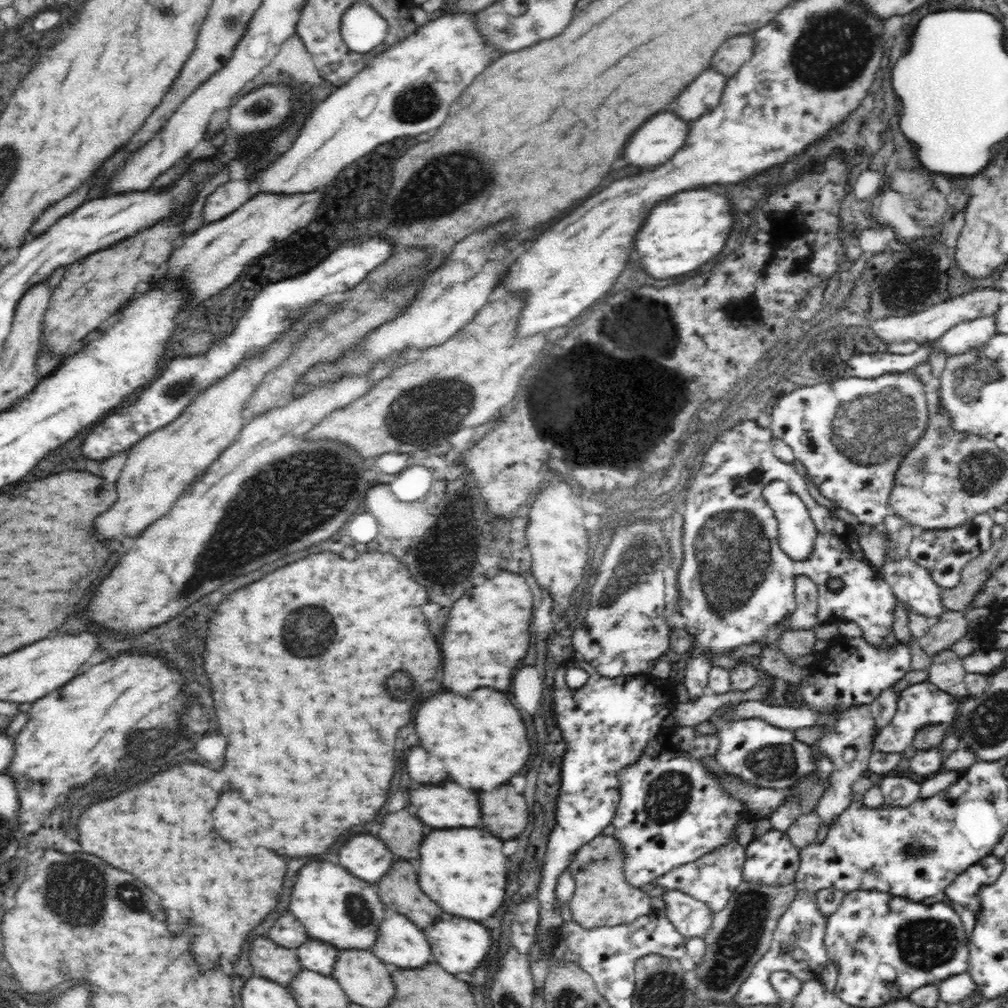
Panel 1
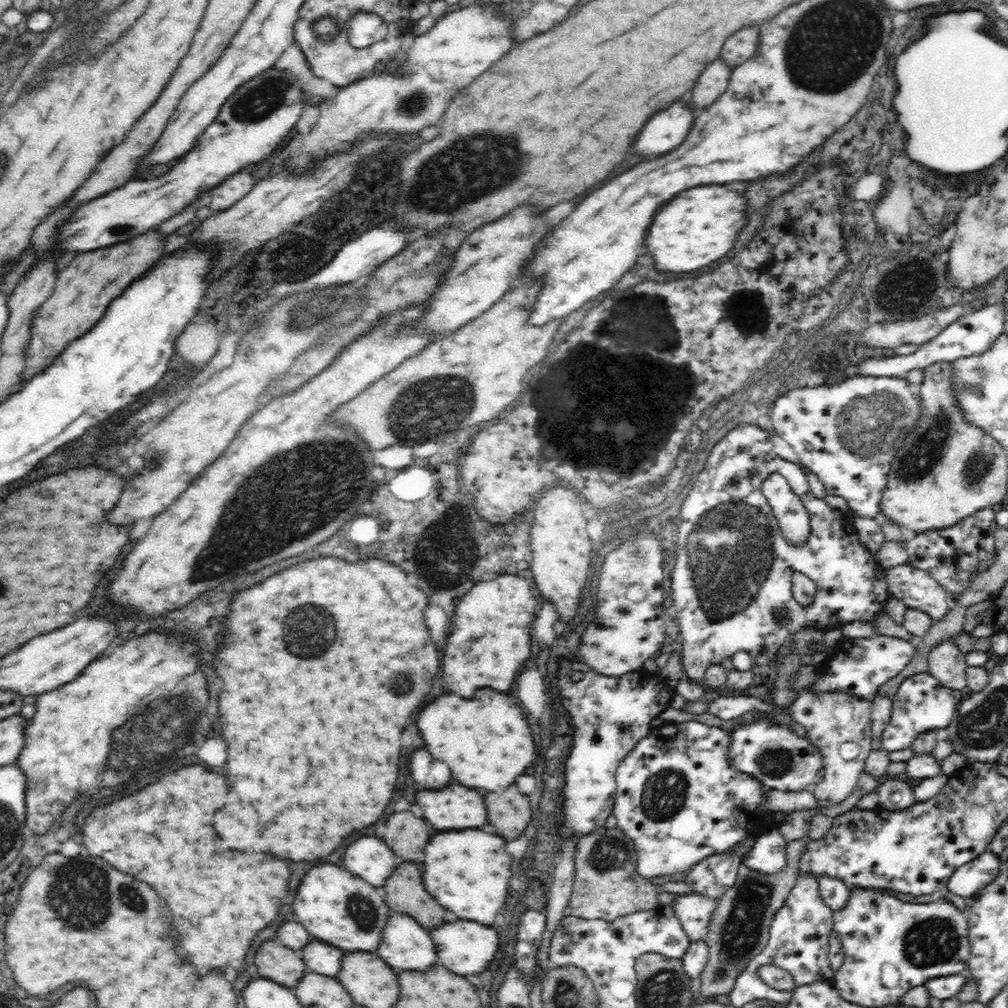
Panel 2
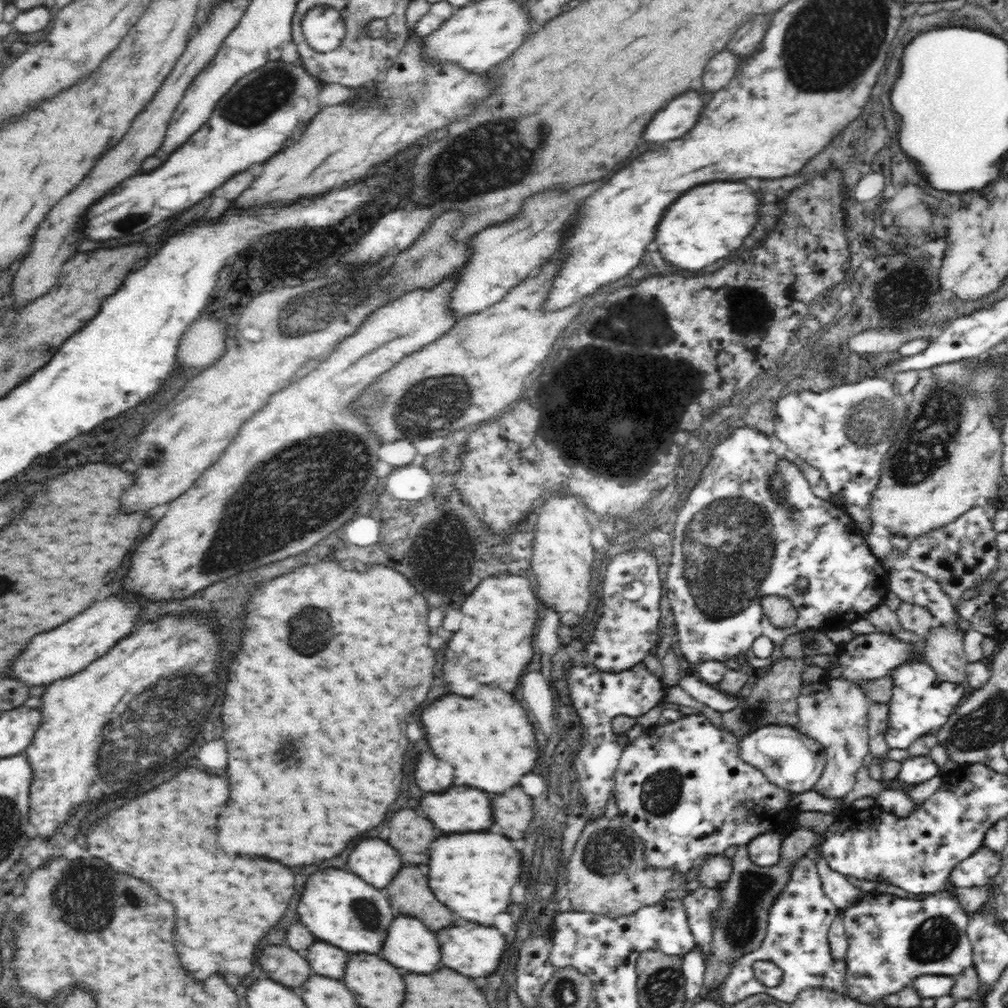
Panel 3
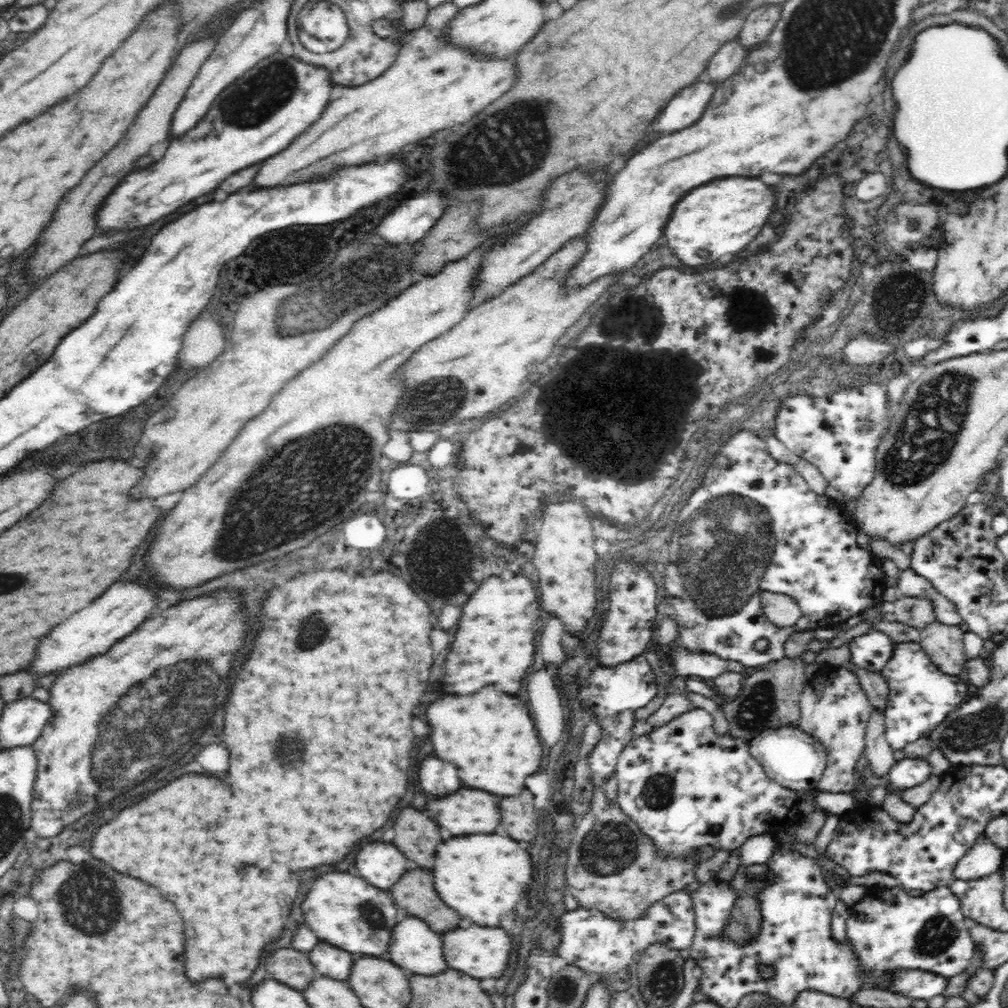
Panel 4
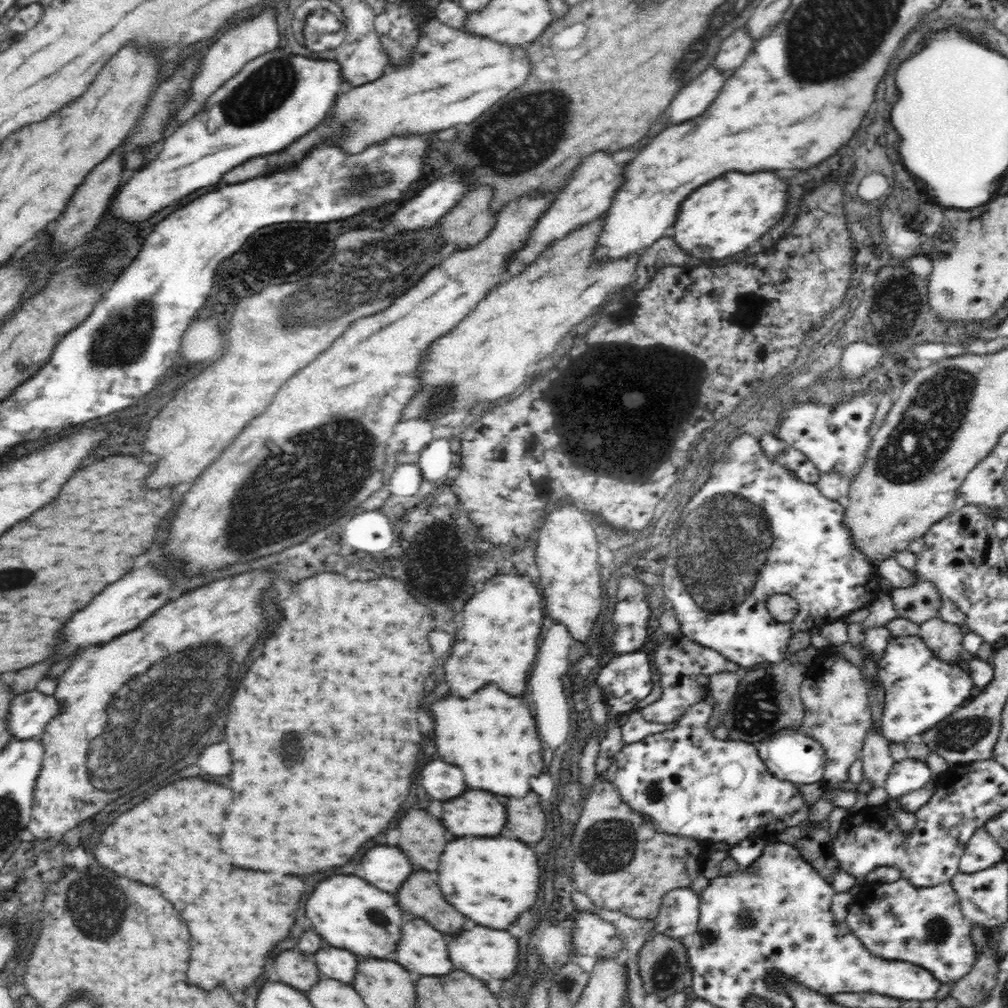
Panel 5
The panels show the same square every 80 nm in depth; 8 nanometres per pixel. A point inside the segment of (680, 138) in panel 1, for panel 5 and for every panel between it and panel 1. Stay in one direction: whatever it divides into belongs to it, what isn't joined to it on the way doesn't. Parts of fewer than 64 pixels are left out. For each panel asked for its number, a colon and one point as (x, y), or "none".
2: (666, 129)
3: (682, 113)
4: (688, 106)
5: (693, 99)

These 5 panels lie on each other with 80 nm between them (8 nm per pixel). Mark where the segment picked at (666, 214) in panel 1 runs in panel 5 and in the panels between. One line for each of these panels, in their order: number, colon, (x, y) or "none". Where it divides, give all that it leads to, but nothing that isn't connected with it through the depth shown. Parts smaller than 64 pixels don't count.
2: (697, 227)
3: (709, 222)
4: (720, 218)
5: (724, 217)

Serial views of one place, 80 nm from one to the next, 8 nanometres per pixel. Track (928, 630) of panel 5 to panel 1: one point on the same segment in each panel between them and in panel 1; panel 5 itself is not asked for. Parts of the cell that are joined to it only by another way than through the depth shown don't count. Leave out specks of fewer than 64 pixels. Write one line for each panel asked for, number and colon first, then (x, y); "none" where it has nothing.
1: (947, 673)
2: (946, 663)
3: (945, 654)
4: (944, 644)

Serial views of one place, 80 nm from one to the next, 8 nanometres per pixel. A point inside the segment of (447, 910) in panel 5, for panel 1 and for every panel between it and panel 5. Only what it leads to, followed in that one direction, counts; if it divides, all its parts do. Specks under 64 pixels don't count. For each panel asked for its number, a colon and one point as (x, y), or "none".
1: (399, 887)
2: (405, 886)
3: (412, 881)
4: (414, 893)

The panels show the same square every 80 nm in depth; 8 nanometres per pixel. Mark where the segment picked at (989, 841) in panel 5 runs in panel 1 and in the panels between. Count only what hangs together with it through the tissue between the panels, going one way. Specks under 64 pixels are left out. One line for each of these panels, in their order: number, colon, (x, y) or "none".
1: (965, 890)
2: (968, 881)
3: (979, 869)
4: (983, 858)

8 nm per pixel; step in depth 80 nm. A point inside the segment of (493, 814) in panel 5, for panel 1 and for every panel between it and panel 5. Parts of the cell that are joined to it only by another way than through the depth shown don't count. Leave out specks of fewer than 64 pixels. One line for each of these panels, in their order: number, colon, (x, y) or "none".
1: (450, 806)
2: (452, 808)
3: (460, 809)
4: (469, 811)

